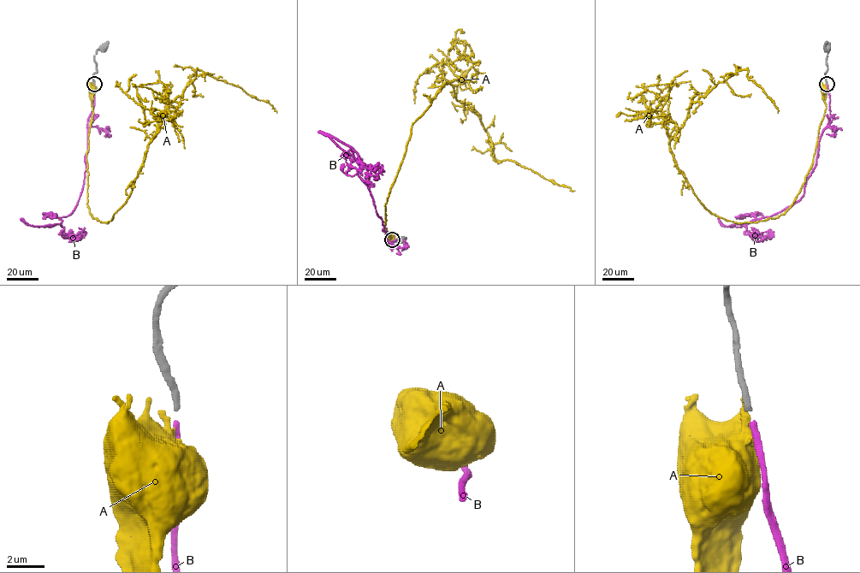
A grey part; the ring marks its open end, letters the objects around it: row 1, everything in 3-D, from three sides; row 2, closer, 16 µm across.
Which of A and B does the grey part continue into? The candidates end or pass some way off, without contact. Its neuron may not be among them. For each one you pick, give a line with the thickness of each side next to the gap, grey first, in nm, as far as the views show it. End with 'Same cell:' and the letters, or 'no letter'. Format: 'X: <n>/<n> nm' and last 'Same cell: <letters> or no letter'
B: 320/340 nm
Same cell: B

